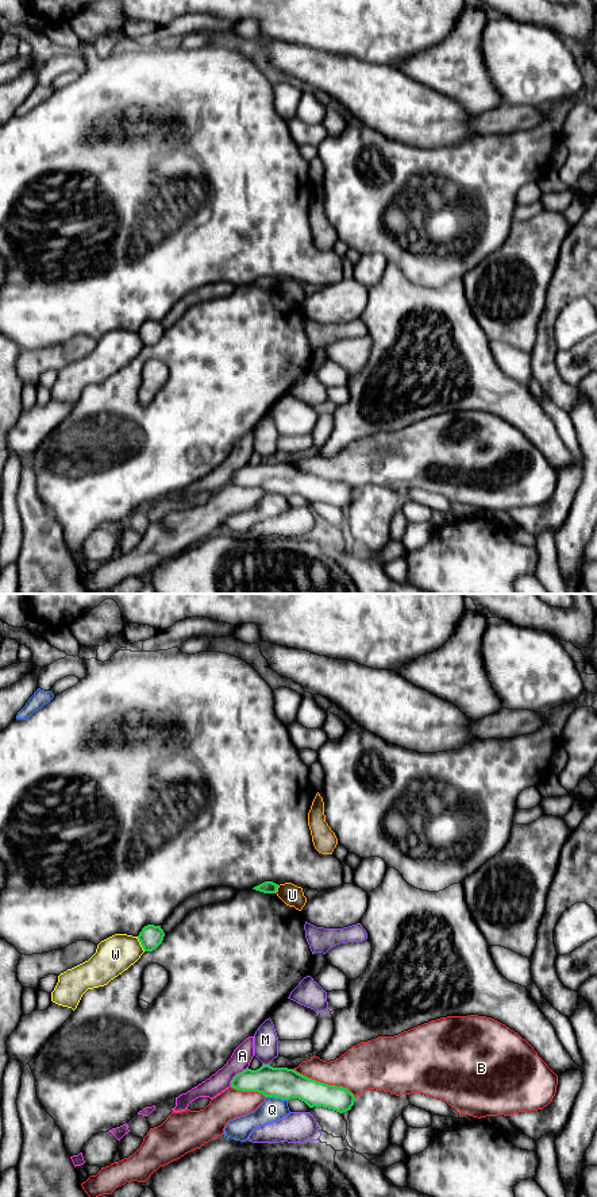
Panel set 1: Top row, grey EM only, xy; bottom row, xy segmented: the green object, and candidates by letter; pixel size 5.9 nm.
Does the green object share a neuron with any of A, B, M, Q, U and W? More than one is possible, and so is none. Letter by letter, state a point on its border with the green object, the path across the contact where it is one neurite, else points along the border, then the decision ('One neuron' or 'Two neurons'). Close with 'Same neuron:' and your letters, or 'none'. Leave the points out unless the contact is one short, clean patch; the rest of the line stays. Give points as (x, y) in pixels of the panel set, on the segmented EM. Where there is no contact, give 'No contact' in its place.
A: Touches green at xy (237, 1074). Two neurons
B: Touches green at xy (323, 1082). Two neurons
M: Touches green at xy (266, 1065). Two neurons
Q: Touches green at xy (277, 1097). Two neurons
U: Touches green at xy (276, 889). Boundary: xy (278, 885), (274, 892). Two neurons
W: Touches green at xy (141, 943). Two neurons
Same neuron: none

